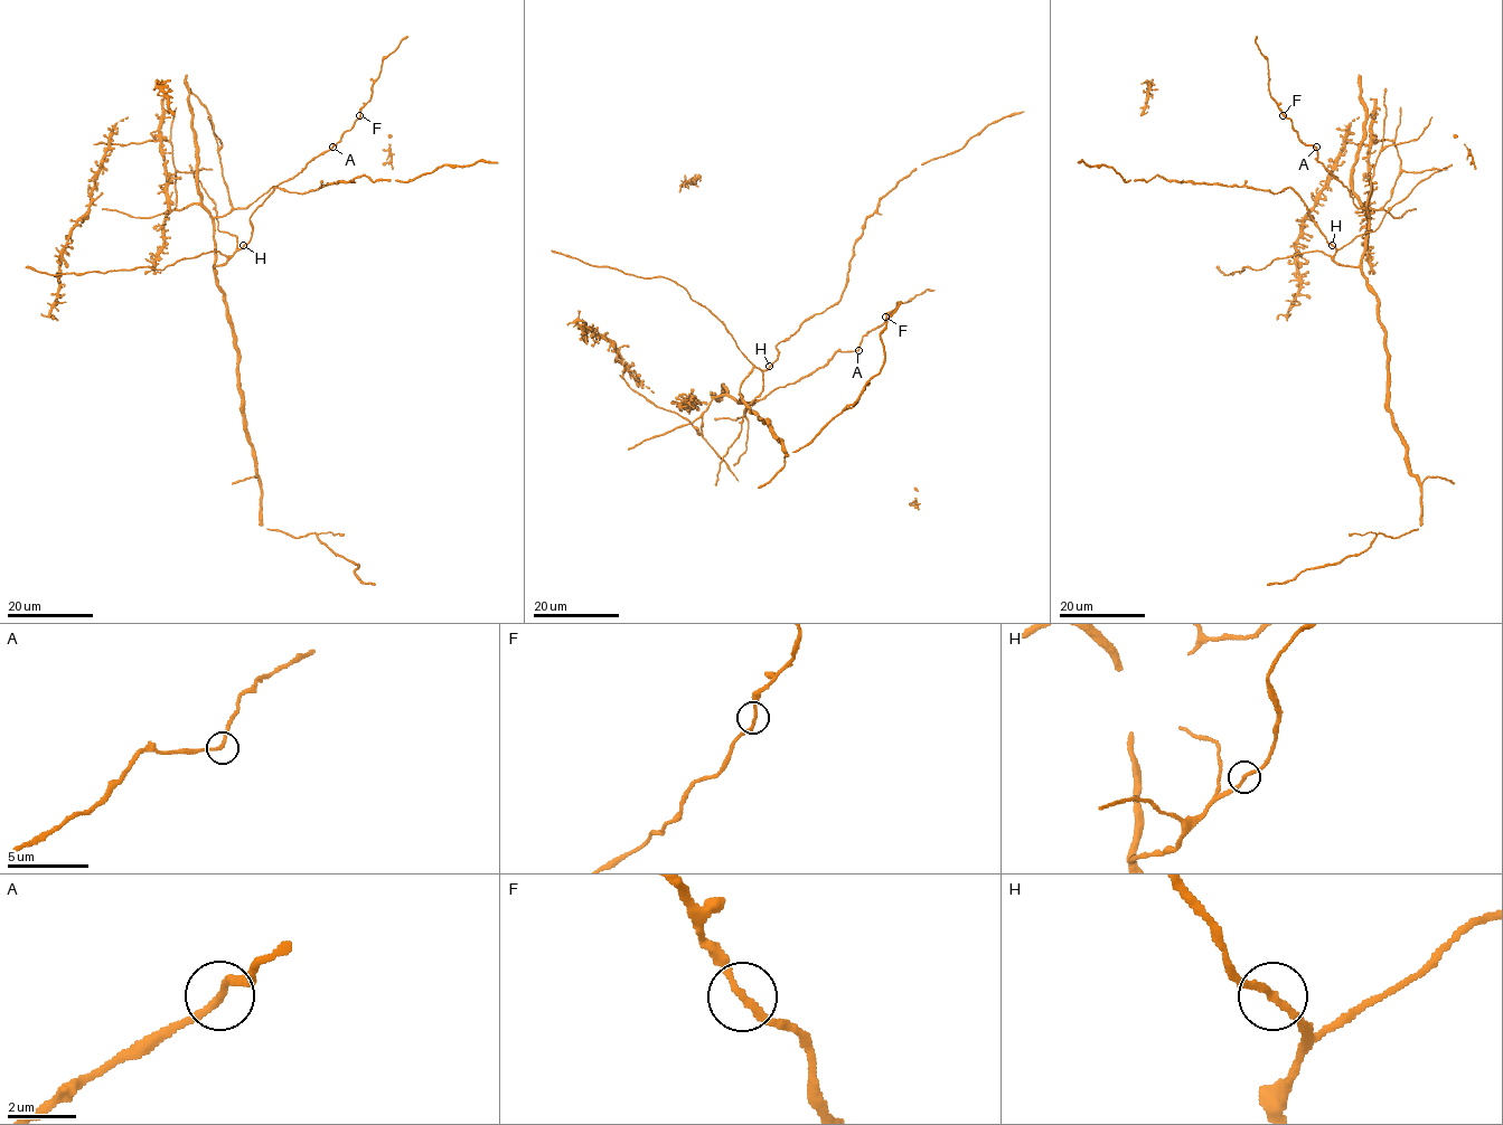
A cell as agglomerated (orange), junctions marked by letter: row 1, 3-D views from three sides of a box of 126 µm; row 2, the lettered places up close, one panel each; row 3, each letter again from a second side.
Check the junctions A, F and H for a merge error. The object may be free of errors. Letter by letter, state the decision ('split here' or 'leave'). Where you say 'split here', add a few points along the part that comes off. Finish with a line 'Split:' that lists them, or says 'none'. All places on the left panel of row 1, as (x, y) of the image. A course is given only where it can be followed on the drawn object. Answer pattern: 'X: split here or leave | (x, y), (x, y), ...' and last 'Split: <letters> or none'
A: leave
F: leave
H: leave
Split: none

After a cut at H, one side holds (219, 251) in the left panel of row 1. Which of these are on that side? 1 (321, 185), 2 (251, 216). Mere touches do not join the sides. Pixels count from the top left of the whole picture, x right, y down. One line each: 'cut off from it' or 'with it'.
1: cut off from it
2: cut off from it

